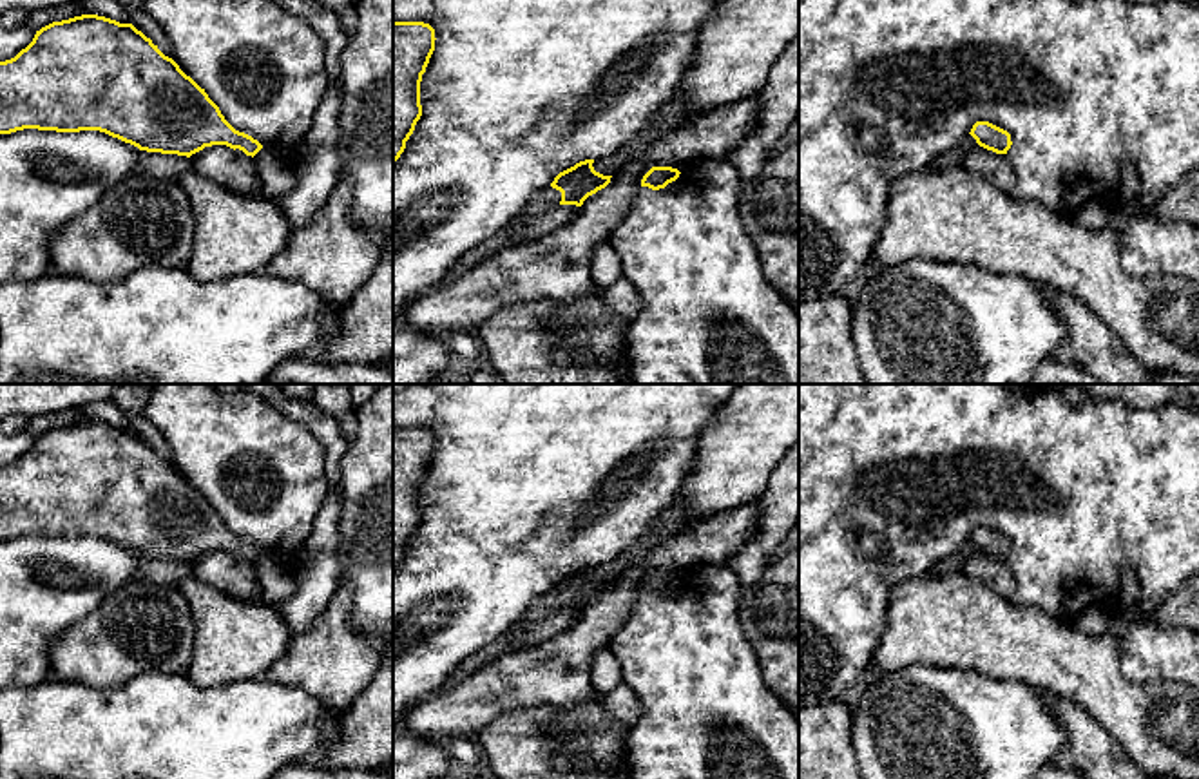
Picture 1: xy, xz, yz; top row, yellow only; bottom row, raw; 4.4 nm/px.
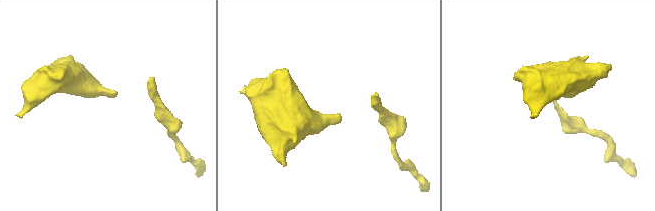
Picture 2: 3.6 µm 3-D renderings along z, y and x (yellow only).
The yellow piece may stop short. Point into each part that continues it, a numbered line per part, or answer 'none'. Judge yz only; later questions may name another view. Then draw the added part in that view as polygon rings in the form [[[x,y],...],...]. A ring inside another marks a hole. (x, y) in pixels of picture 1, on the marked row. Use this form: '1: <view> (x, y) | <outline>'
none

